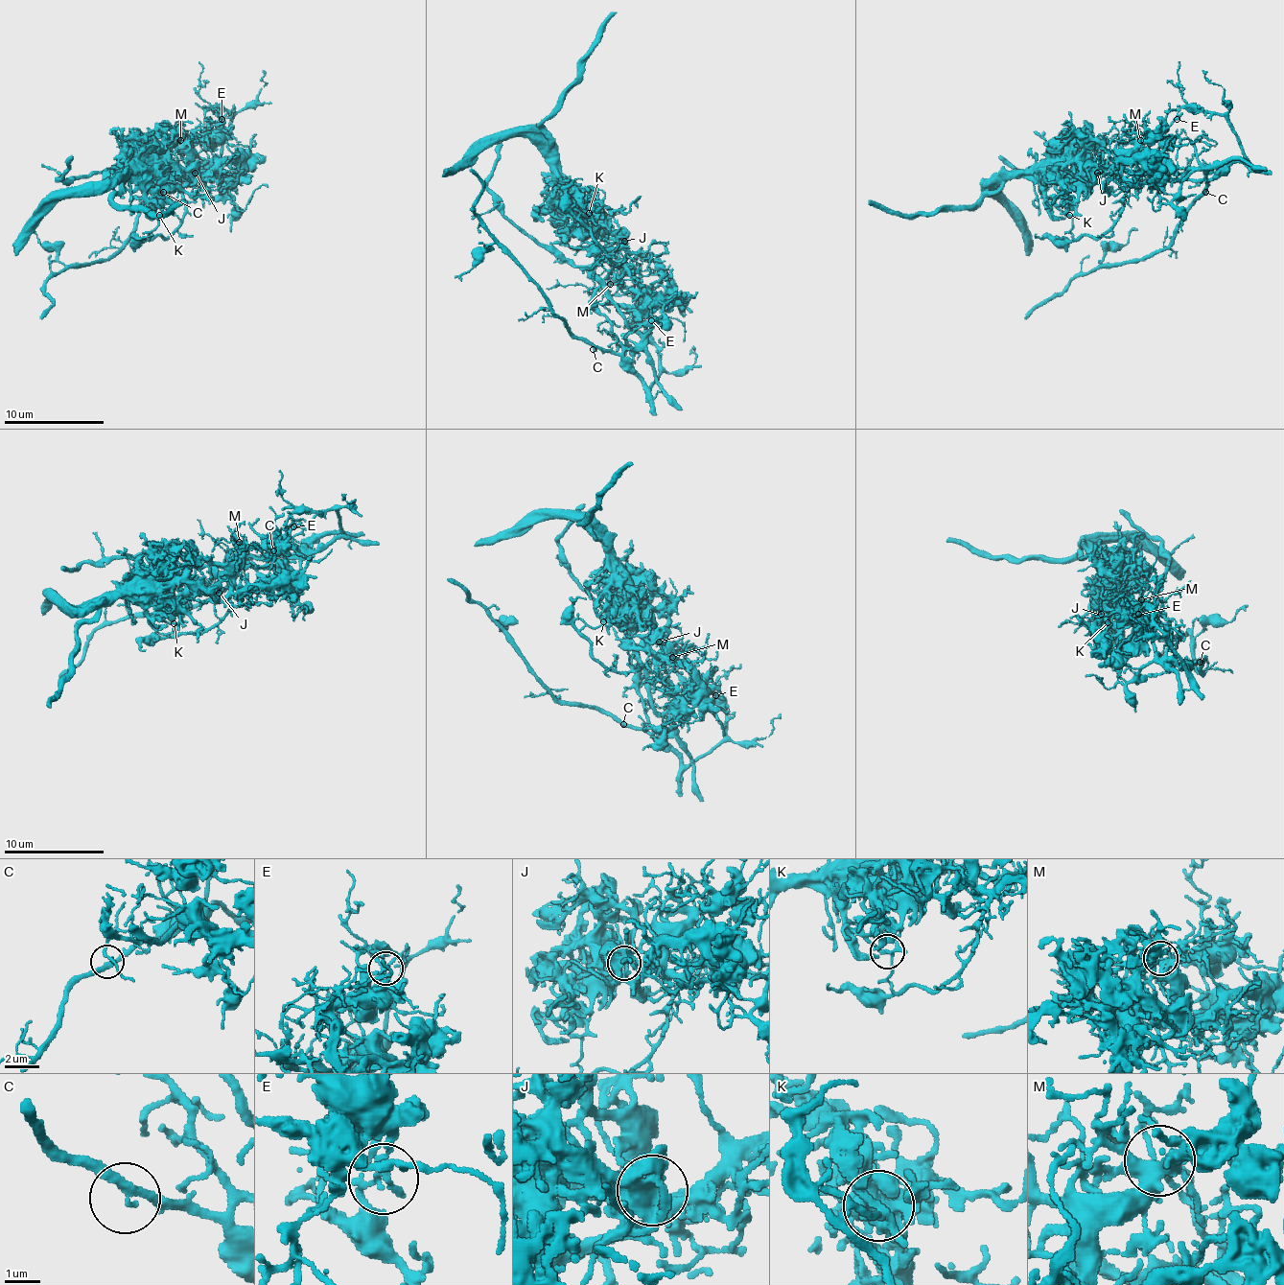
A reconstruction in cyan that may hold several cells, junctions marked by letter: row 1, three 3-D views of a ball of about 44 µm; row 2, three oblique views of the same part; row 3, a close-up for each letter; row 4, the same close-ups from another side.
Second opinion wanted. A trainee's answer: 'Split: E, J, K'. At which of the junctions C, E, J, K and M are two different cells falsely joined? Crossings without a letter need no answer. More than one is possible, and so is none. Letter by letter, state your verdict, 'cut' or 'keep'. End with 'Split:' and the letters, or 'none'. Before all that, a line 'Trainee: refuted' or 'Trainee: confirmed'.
Trainee: confirmed
C: keep
E: cut
J: cut
K: cut
M: keep
Split: E, J, K

